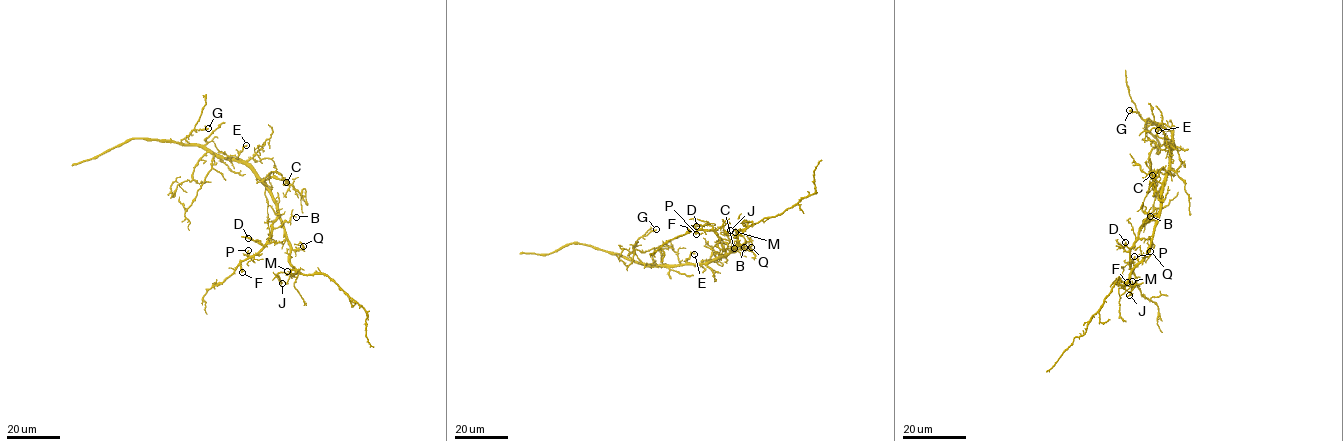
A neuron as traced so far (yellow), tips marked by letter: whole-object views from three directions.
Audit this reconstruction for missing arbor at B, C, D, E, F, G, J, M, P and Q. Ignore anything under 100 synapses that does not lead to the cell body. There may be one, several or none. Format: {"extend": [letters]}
{"extend": []}

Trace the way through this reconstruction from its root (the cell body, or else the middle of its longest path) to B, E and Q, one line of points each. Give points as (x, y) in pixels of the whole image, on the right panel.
B: (1162, 190), (1160, 210), (1140, 229), (1150, 216)
E: (1162, 190), (1170, 149), (1157, 135), (1158, 130)
Q: (1162, 190), (1160, 215), (1148, 252), (1143, 255), (1150, 251)

